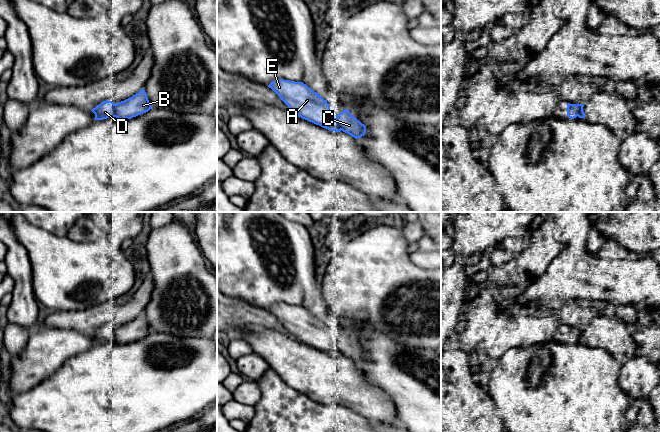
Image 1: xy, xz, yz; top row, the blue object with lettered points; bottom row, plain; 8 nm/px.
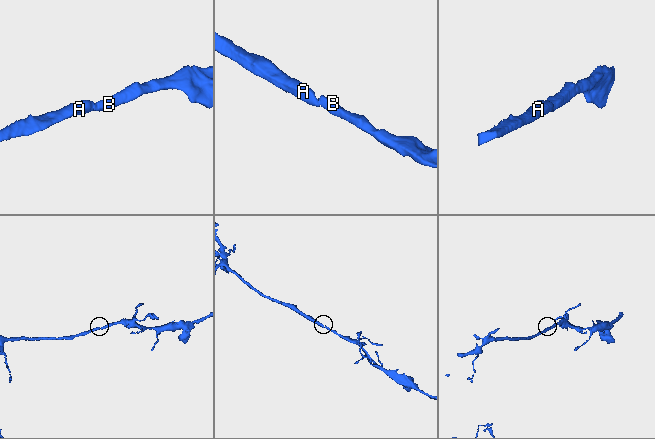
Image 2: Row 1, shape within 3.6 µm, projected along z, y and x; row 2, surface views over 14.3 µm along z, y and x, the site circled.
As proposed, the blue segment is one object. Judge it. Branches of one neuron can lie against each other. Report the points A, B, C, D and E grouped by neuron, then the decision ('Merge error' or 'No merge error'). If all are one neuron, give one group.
Groups: A B C D E. No merge error

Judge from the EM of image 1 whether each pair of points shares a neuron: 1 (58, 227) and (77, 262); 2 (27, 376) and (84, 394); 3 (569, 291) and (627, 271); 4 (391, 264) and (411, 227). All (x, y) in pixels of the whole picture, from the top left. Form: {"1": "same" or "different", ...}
{"1": "different", "2": "different", "3": "same", "4": "different"}

